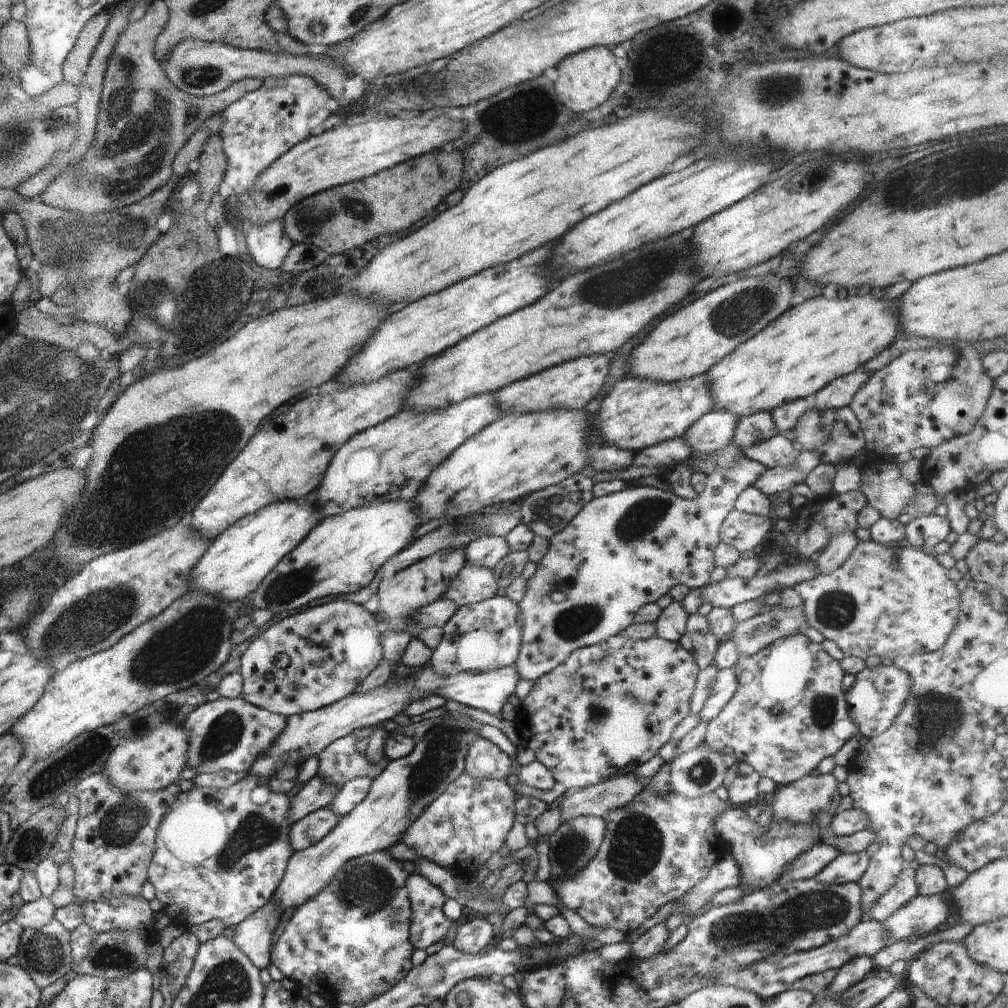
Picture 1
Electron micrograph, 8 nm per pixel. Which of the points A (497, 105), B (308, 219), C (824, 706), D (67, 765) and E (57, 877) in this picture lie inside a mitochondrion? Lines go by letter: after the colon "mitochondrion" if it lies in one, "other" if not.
A: mitochondrion
B: mitochondrion
C: mitochondrion
D: mitochondrion
E: other

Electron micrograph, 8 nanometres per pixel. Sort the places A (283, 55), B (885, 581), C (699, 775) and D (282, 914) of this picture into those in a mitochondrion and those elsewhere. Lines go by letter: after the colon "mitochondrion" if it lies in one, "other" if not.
A: other
B: other
C: mitochondrion
D: other

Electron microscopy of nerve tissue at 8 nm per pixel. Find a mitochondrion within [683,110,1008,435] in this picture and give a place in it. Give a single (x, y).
(944, 178)

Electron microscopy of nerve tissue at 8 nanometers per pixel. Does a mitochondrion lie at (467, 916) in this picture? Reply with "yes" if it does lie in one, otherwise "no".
no

